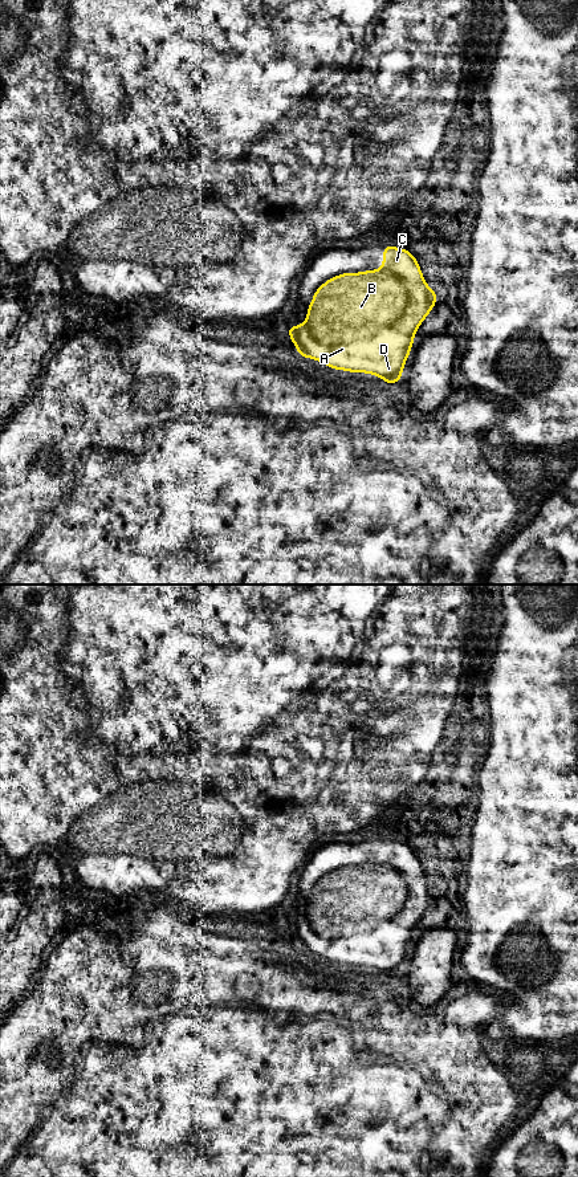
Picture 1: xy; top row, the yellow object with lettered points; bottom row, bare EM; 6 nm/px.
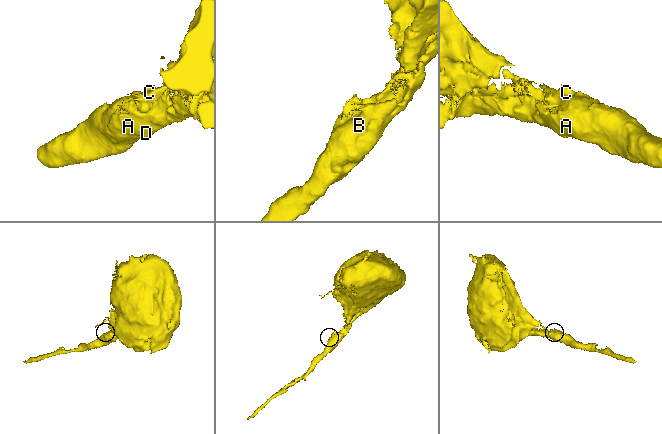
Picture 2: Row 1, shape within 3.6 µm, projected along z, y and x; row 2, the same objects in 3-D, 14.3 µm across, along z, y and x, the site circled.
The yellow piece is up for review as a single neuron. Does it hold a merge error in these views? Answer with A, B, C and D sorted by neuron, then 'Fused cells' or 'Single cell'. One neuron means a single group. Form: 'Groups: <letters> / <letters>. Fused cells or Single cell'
Groups: A B C D. Single cell

